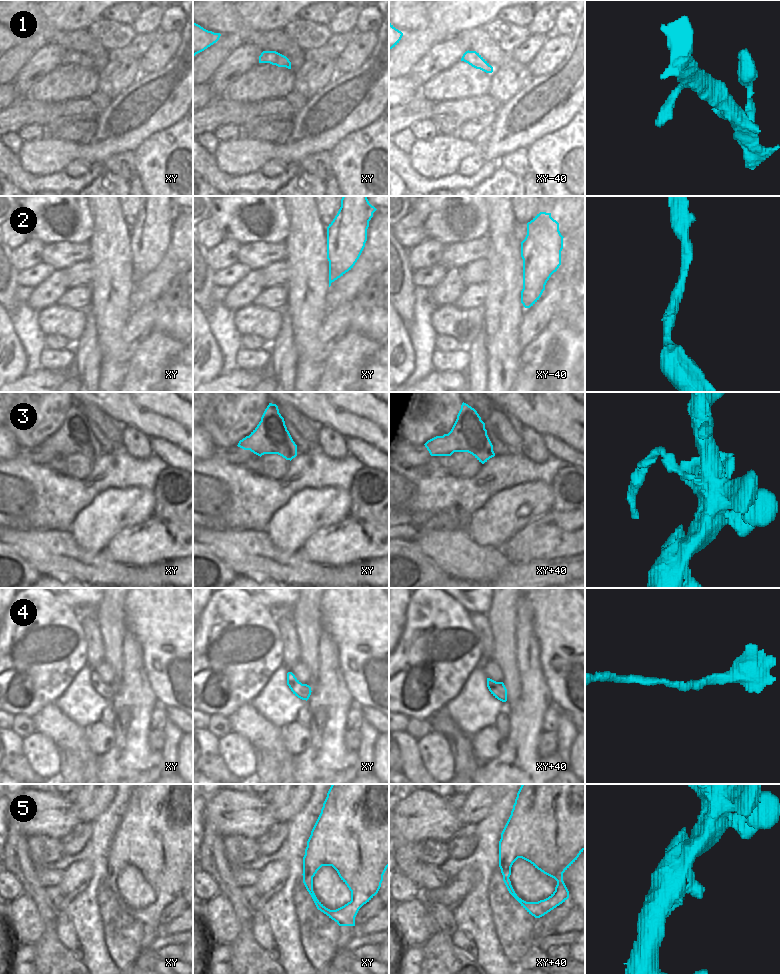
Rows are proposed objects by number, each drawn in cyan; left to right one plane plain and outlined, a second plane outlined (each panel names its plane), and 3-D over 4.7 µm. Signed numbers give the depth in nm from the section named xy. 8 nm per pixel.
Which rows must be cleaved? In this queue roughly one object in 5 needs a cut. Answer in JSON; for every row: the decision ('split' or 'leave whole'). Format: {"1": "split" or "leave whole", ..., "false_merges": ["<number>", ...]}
{"1": "leave whole", "2": "leave whole", "3": "split", "4": "leave whole", "5": "leave whole", "false_merges": ["3"]}

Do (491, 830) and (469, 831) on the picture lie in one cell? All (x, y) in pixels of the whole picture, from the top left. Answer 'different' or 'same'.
different

